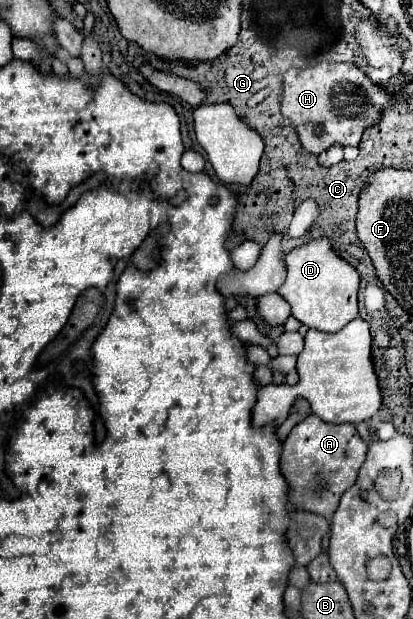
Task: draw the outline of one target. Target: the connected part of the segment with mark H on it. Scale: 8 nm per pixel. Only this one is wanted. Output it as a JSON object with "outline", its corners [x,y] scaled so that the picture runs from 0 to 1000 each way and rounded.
{"outline":[[[777,100],[738,113],[695,113],[685,129],[680,184],[719,204],[734,239],[777,249],[801,233],[869,236],[879,213],[923,197],[932,178],[961,165],[961,155],[956,145],[908,136],[860,103]]]}

